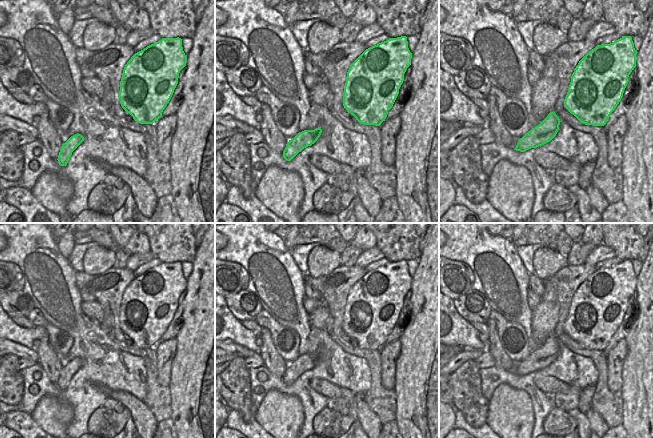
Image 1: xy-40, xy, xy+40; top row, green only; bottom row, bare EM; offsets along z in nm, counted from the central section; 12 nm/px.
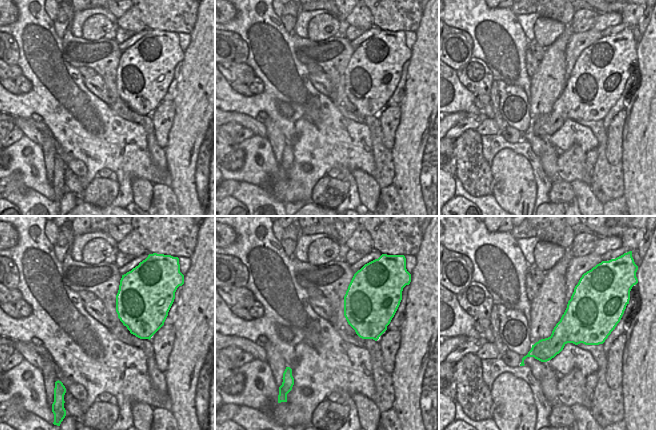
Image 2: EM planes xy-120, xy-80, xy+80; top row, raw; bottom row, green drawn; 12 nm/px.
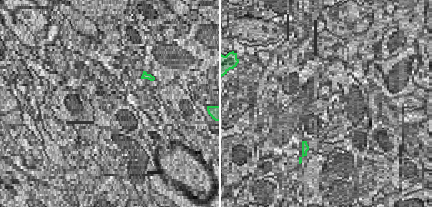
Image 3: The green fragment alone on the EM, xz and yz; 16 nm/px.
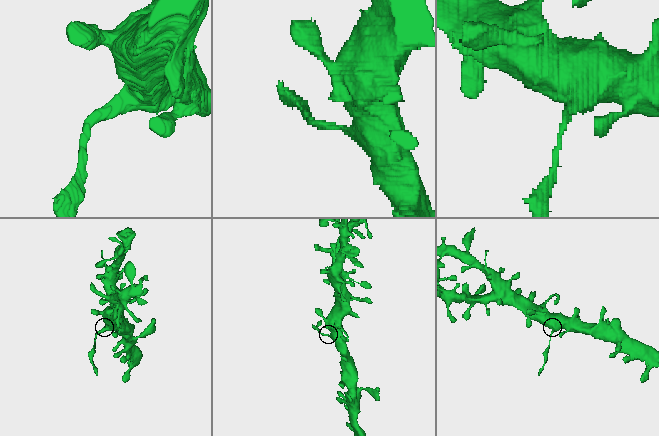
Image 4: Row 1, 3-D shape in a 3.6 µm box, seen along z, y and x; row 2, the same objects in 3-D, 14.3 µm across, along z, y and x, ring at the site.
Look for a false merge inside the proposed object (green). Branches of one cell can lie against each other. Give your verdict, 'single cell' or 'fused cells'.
fused cells

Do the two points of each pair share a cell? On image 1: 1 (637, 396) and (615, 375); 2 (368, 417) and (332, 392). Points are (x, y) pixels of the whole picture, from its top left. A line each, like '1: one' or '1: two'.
1: two
2: one

